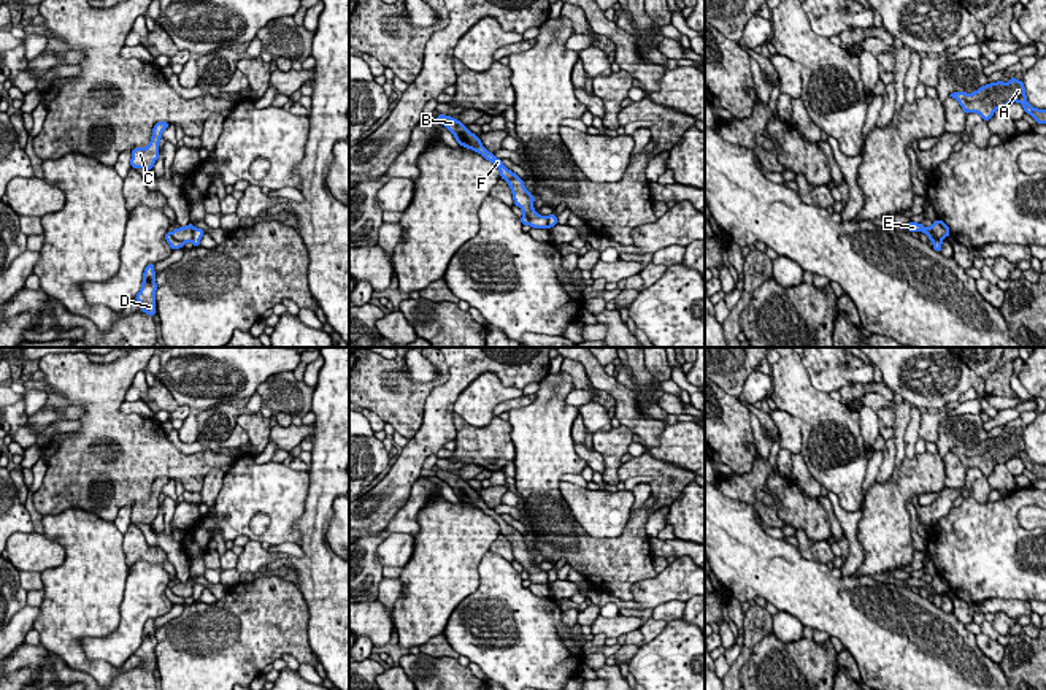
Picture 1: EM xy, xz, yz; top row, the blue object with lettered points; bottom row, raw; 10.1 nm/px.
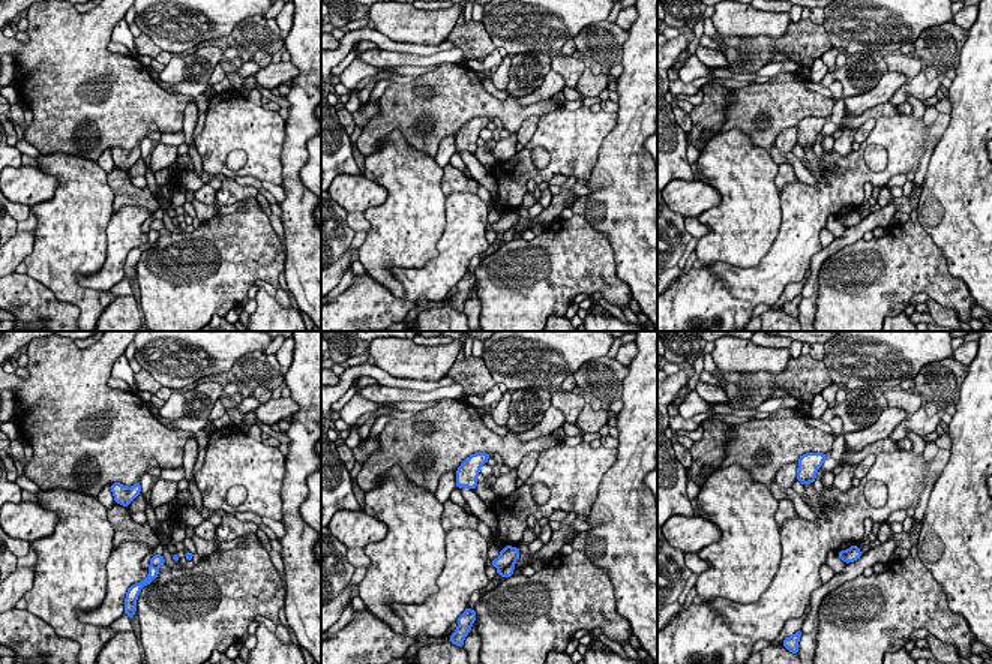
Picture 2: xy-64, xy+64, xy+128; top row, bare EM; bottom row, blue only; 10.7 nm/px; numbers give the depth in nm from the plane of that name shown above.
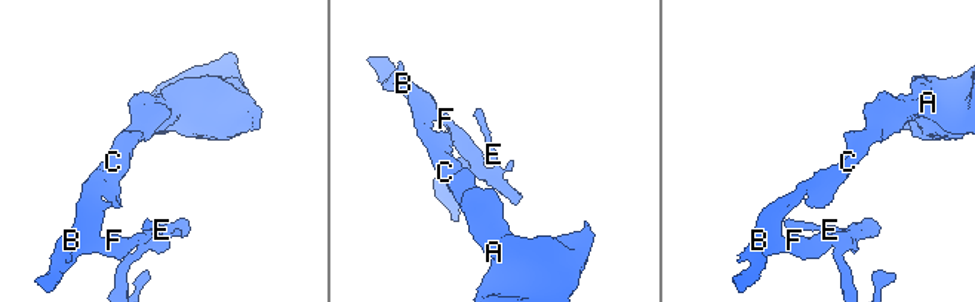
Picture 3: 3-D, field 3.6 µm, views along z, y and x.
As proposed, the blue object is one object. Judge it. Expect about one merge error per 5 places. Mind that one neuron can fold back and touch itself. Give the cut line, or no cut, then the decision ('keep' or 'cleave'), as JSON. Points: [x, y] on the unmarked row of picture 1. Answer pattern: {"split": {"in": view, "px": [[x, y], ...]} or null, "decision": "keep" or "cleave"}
{"split": {"in": "yz", "px": [[930, 582], [930, 587], [940, 595]]}, "decision": "cleave"}

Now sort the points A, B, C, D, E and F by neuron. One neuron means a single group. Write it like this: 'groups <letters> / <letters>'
groups A B C F / D E

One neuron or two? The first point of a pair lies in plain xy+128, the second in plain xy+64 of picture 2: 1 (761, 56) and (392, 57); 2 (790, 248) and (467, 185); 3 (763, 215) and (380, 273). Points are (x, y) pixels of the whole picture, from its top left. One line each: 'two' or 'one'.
1: two
2: two
3: one

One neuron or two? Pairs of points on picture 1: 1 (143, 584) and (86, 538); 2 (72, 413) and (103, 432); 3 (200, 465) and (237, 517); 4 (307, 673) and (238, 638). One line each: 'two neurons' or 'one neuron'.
1: two neurons
2: two neurons
3: two neurons
4: two neurons

